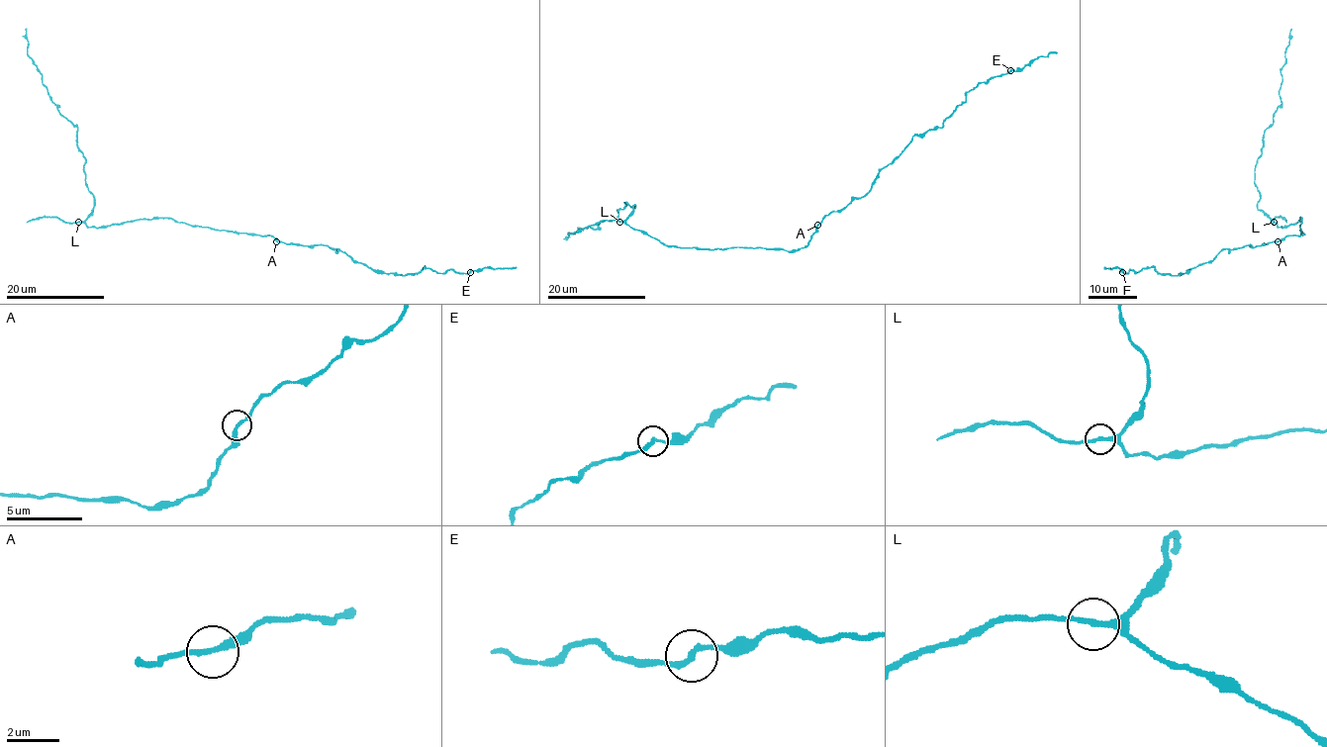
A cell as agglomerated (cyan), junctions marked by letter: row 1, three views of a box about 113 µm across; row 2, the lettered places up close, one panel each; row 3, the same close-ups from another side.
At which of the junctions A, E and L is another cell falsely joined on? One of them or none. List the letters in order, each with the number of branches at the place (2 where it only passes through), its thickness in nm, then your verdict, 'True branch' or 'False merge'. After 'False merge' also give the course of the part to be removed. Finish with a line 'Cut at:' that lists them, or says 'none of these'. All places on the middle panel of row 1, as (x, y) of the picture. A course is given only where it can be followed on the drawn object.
A: Branches: 2. Thickness 220 nm. True branch
E: Branches: 2. Thickness 220 nm. True branch
L: Branches: 2. Thickness 240 nm. True branch
Cut at: none of these

